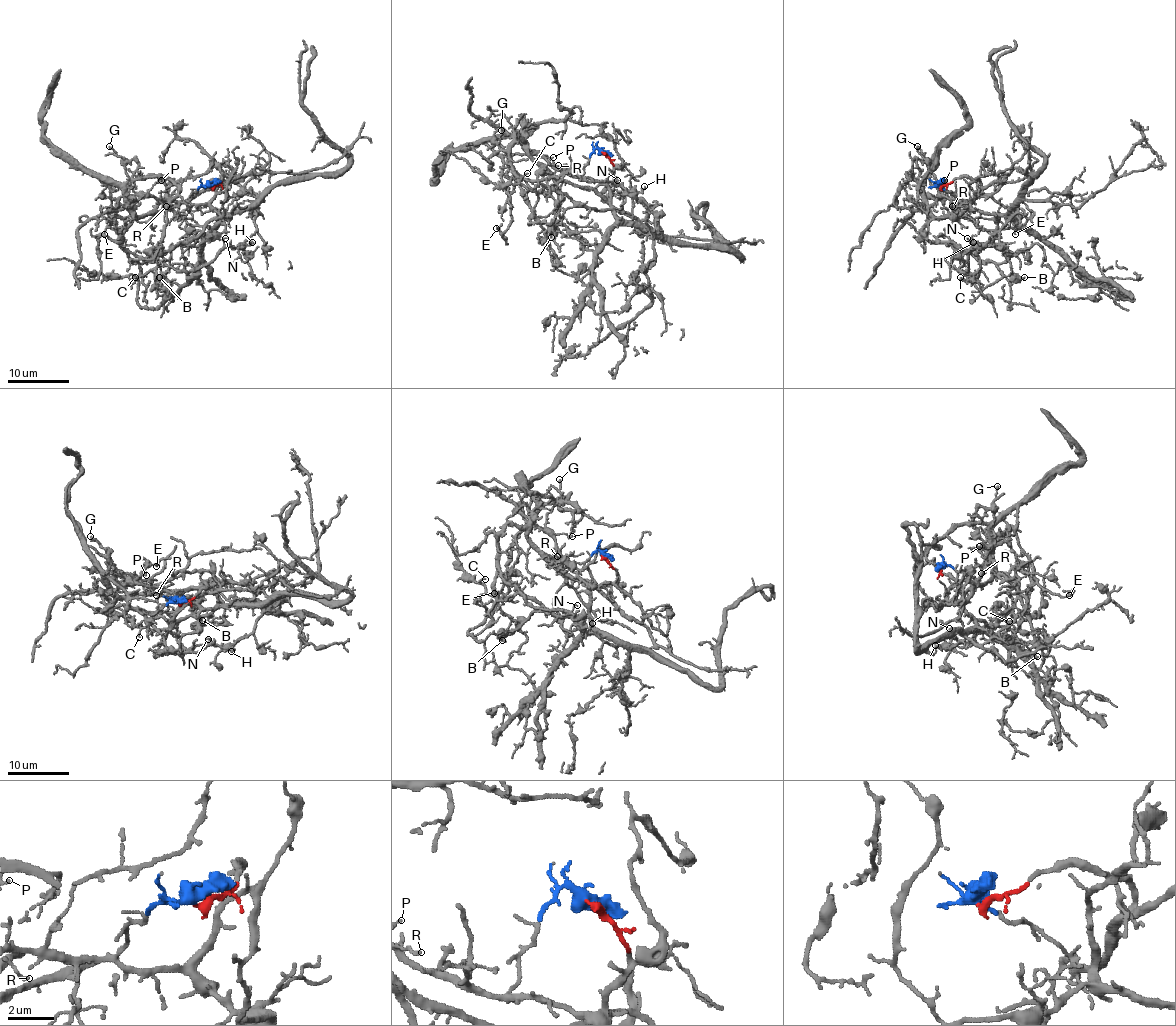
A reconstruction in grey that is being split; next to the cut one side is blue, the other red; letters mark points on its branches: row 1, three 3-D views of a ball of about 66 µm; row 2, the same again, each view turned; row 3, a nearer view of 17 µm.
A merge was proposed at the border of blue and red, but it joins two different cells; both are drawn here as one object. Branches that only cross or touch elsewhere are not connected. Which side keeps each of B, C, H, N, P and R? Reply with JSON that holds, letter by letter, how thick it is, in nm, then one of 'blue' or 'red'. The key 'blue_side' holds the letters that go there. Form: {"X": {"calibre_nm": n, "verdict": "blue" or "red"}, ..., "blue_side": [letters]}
{"B": {"calibre_nm": 180, "verdict": "blue"}, "C": {"calibre_nm": 100, "verdict": "blue"}, "H": {"calibre_nm": 110, "verdict": "blue"}, "N": {"calibre_nm": 120, "verdict": "red"}, "P": {"calibre_nm": 160, "verdict": "blue"}, "R": {"calibre_nm": 120, "verdict": "blue"}, "blue_side": ["B", "C", "H", "P", "R"]}

